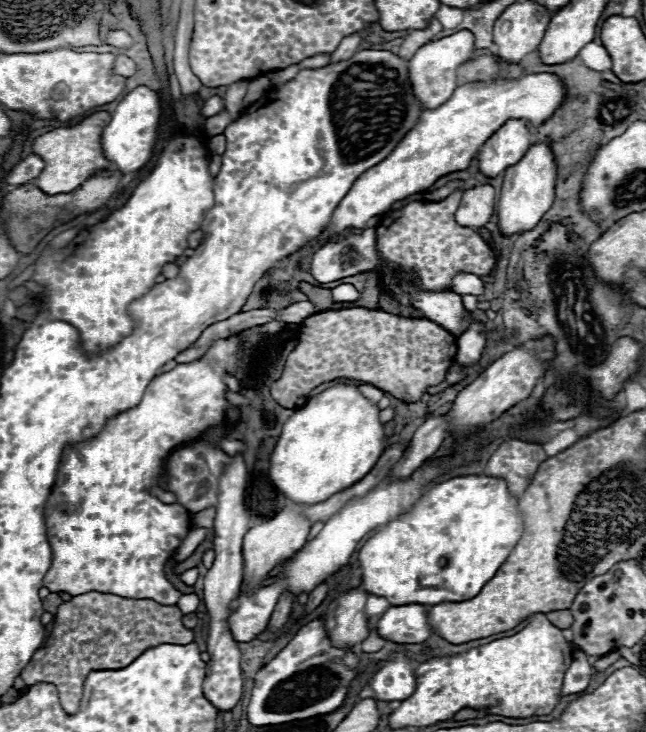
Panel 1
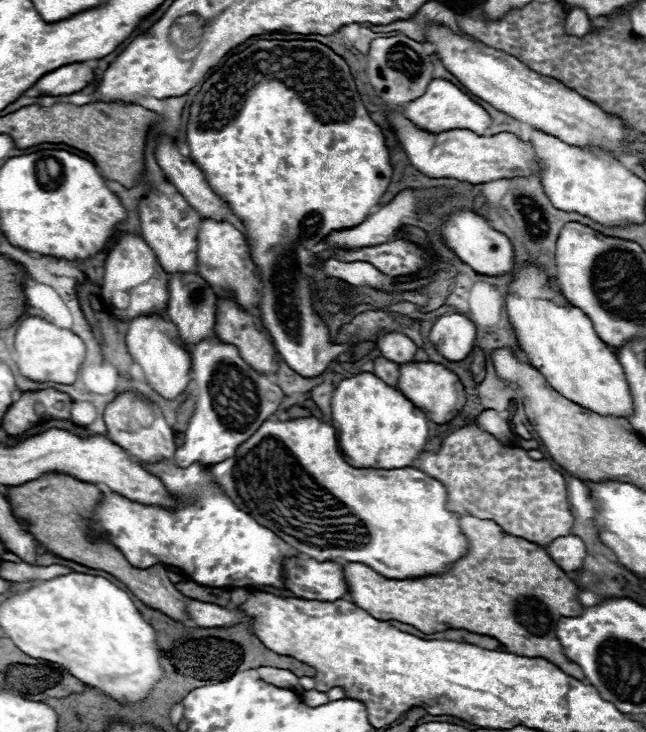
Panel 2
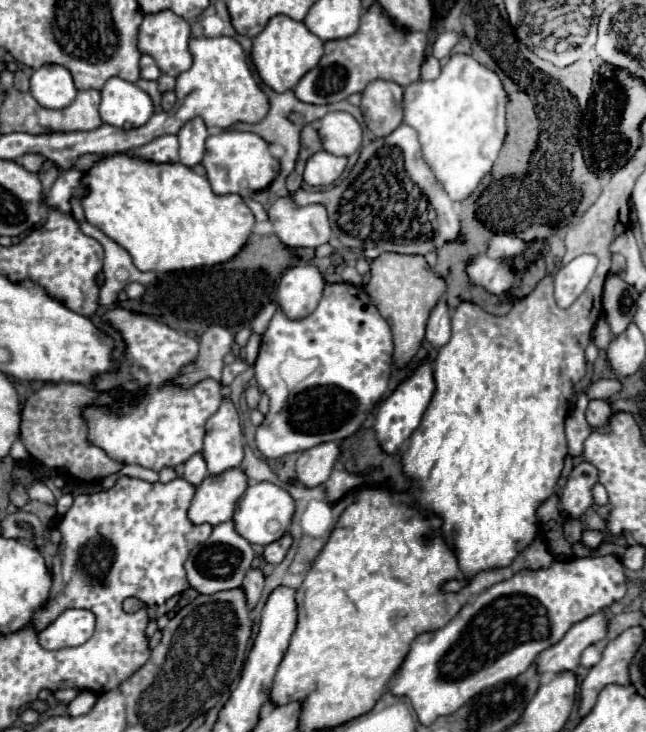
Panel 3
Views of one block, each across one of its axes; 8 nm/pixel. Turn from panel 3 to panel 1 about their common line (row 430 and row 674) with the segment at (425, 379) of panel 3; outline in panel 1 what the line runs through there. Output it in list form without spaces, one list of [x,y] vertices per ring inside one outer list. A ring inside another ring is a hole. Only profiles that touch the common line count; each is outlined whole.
[[[406,652],[392,654],[374,674],[370,686],[374,690],[374,700],[396,702],[408,698],[414,692],[414,670]]]

